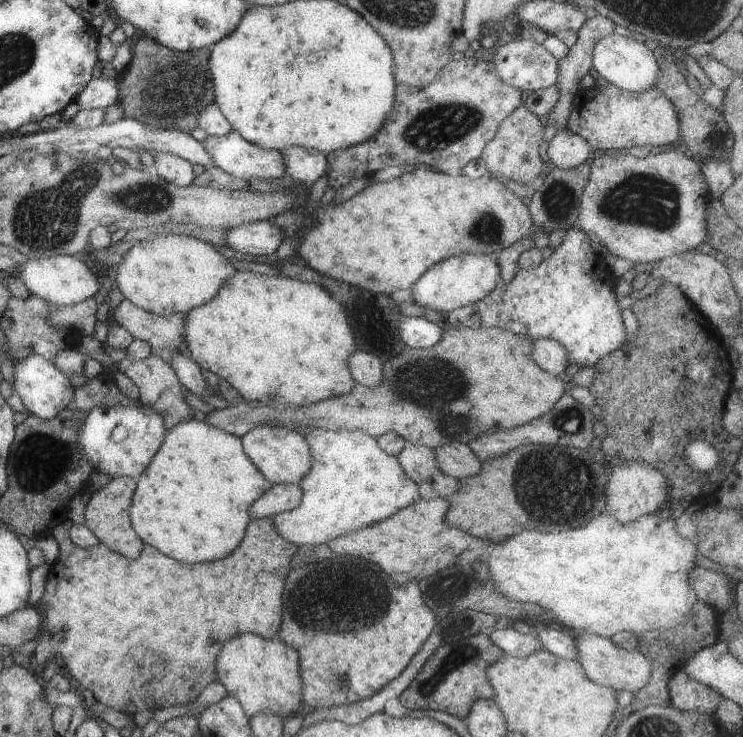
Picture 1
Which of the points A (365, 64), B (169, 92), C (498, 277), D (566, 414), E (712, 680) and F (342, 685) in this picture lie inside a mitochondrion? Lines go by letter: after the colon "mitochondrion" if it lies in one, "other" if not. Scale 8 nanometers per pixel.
A: other
B: mitochondrion
C: other
D: other
E: other
F: mitochondrion

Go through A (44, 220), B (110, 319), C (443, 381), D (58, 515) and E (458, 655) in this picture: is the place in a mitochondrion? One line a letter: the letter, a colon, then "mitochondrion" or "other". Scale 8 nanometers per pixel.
A: mitochondrion
B: other
C: mitochondrion
D: other
E: mitochondrion

